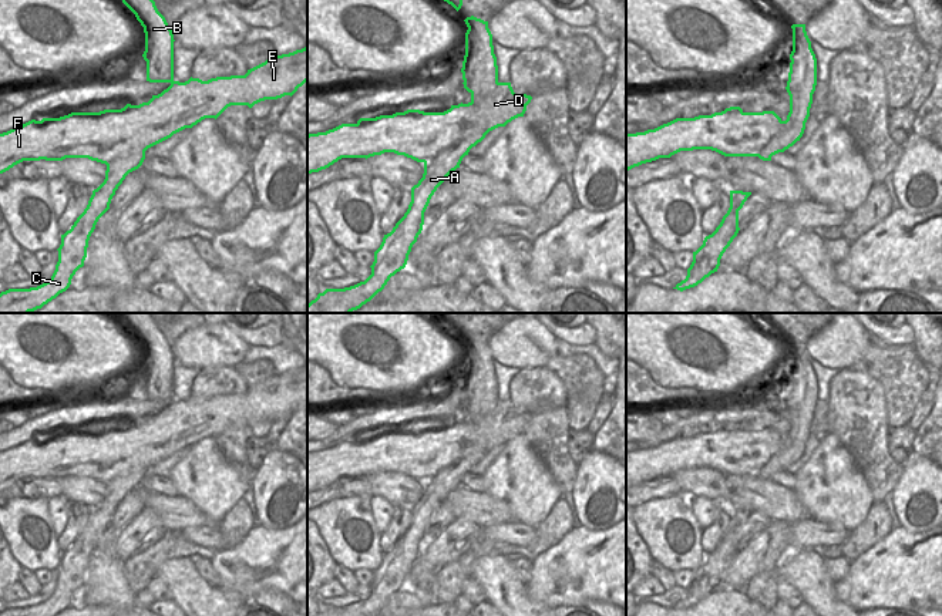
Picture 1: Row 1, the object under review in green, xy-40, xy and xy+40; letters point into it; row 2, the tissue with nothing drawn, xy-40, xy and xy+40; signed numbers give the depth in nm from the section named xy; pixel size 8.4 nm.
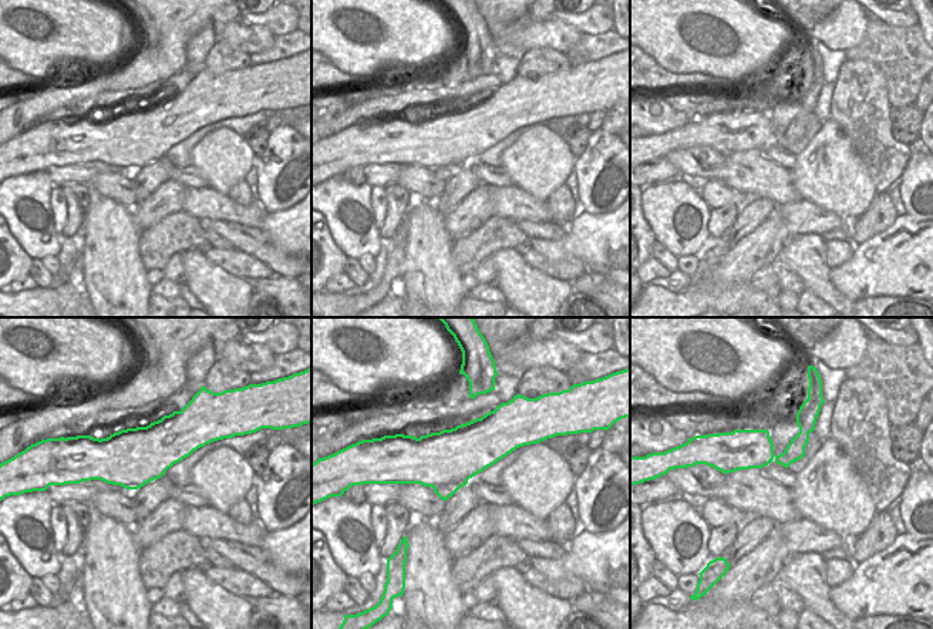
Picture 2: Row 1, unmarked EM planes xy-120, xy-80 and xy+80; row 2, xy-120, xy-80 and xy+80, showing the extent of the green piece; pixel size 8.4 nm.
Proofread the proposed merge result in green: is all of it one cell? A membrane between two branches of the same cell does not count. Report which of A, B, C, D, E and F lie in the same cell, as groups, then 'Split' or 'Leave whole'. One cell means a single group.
Groups: A B C / D E F. Split

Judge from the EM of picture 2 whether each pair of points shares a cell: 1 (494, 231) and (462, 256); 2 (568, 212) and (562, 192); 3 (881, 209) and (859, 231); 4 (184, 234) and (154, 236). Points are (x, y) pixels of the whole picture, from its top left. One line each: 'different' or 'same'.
1: same
2: same
3: same
4: same

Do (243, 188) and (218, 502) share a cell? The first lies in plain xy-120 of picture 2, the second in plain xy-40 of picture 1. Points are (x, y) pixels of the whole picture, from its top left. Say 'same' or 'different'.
different

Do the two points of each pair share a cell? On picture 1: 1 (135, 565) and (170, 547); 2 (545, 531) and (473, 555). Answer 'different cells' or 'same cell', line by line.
1: same cell
2: same cell

